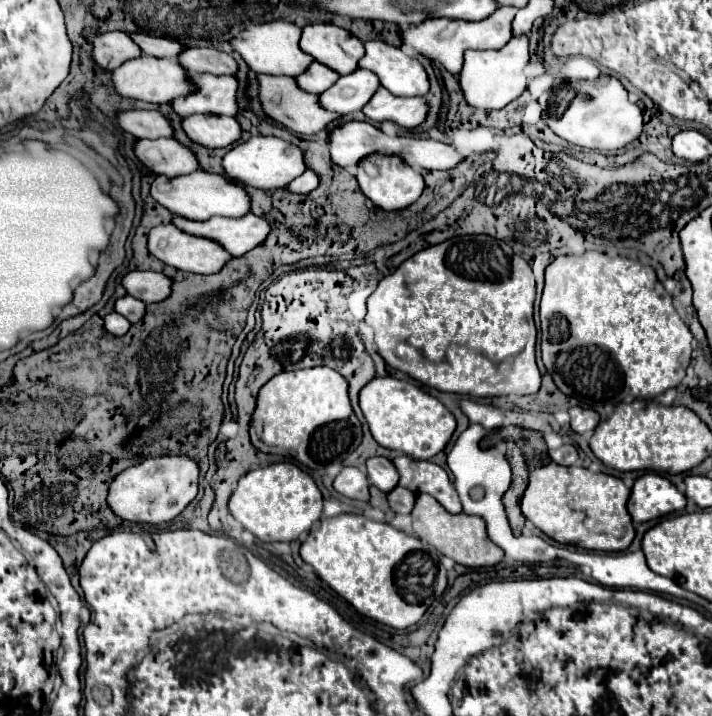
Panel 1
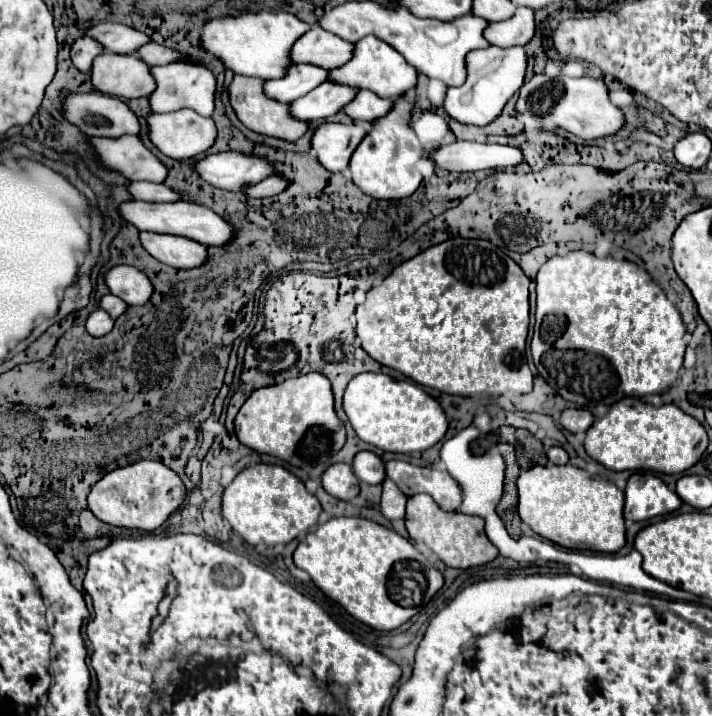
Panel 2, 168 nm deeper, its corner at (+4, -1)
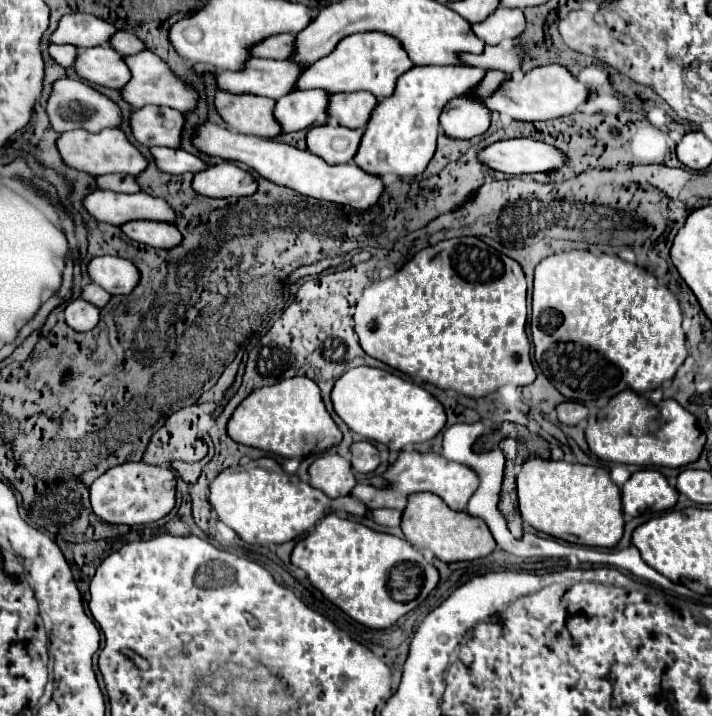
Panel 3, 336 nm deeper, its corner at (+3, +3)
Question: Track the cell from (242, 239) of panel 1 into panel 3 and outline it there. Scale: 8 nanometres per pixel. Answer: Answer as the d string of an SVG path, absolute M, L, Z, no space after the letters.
M97 188L83 198L83 206L97 222L107 222L113 226L121 226L137 218L173 224L177 218L175 210L171 210L163 198L153 198L145 192L117 194Z

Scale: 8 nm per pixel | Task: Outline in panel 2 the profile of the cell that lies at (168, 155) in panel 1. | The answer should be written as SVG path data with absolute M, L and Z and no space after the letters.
M138 136L90 138L104 166L122 172L130 180L164 182L168 168L144 146Z

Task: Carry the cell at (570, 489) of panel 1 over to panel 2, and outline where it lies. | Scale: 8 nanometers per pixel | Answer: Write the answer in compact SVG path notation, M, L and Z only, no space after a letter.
M572 464L564 466L532 466L518 478L518 514L520 518L542 538L570 548L570 550L584 550L584 552L604 552L614 554L626 544L626 528L624 528L624 492L616 488L614 482L604 480L600 476L590 476L586 470L580 470Z

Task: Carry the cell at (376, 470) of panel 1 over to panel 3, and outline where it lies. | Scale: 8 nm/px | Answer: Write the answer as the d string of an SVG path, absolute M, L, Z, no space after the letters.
M355 442L351 446L351 466L355 472L373 472L379 466L379 450L371 442Z

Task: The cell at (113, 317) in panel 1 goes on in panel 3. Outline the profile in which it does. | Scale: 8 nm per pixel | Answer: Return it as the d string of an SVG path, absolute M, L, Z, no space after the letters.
M81 298L71 300L63 312L65 322L77 330L77 332L87 332L97 326L99 322L99 308L91 306L91 302L85 302Z

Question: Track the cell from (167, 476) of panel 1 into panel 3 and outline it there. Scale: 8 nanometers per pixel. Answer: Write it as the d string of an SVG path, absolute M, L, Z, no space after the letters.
M125 462L91 484L93 512L109 524L147 524L161 520L175 506L175 474L169 468L149 466L145 462Z

